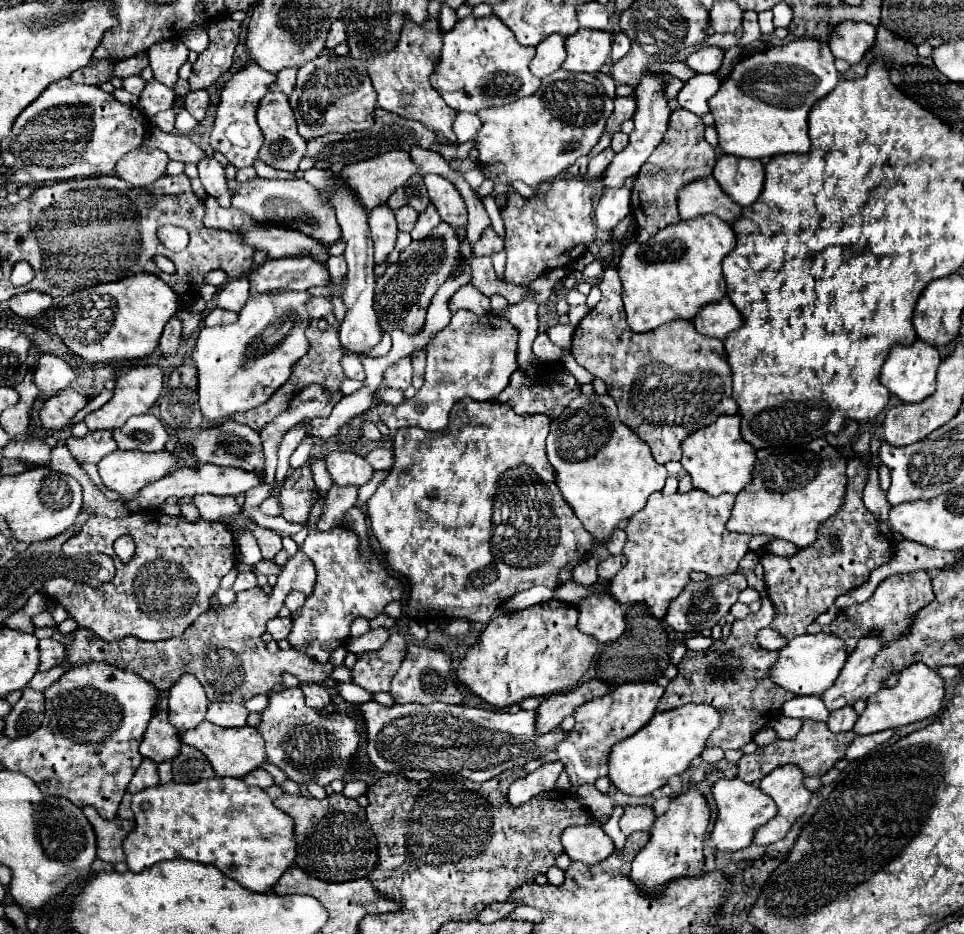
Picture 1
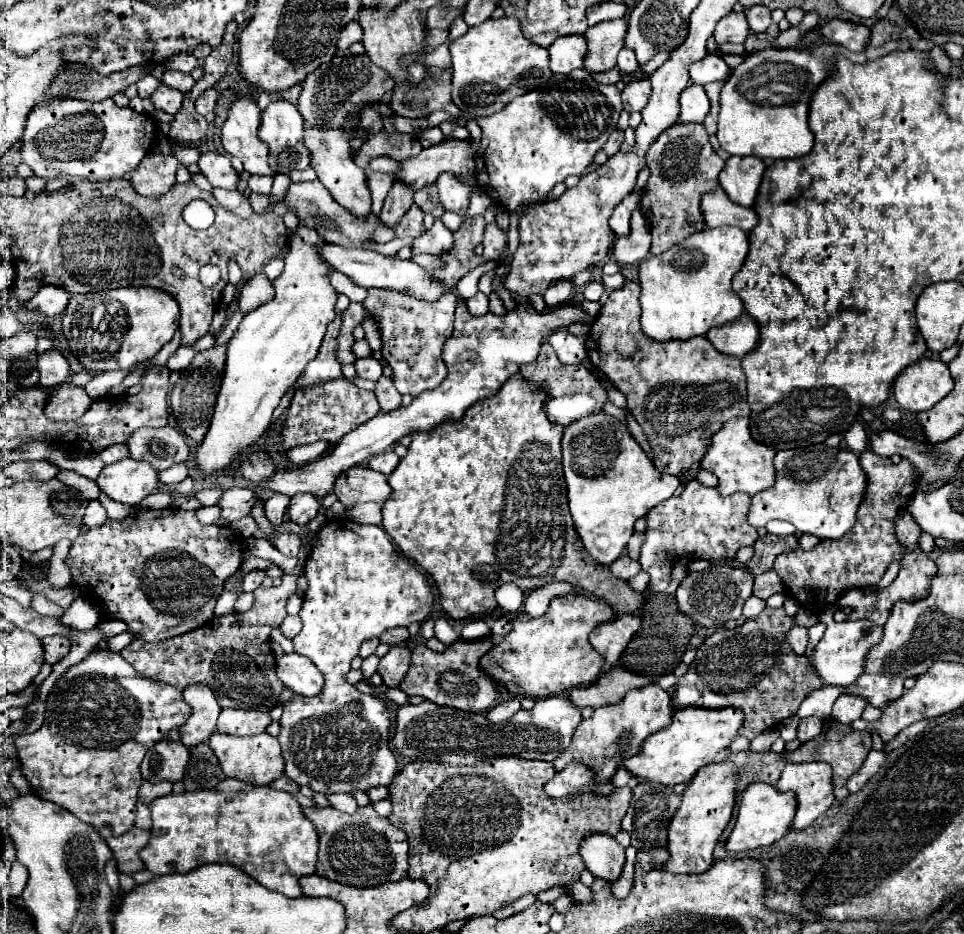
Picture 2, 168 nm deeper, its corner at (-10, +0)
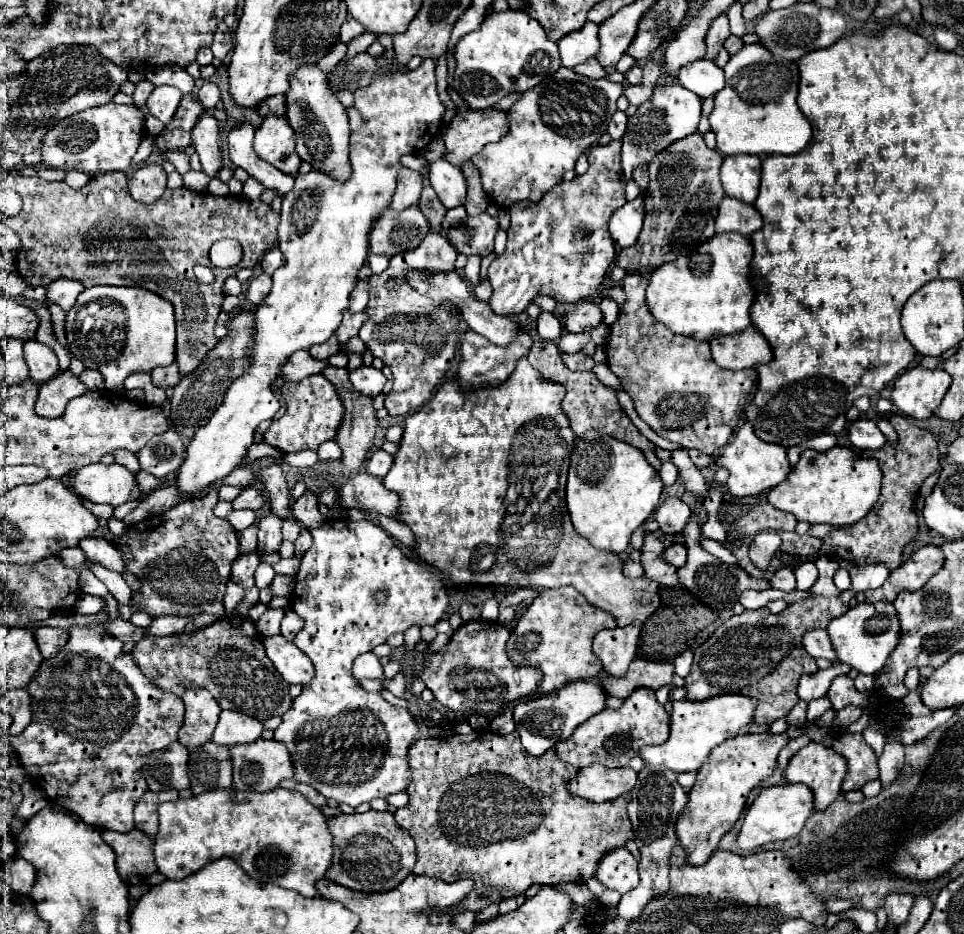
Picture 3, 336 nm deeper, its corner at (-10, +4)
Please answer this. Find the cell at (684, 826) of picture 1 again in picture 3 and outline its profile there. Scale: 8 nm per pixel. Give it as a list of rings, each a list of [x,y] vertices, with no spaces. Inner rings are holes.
[[[741,734],[727,738],[719,748],[711,750],[707,762],[699,768],[697,780],[689,790],[689,802],[677,820],[677,838],[689,852],[689,864],[703,864],[717,850],[719,840],[735,826],[747,804],[749,792],[769,778],[775,770],[775,758],[781,748],[789,742],[783,734]]]

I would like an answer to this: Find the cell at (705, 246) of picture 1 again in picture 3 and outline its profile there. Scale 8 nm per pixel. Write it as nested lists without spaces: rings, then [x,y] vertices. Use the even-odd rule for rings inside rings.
[[[737,232],[715,236],[701,244],[701,250],[679,256],[675,262],[667,262],[653,272],[647,288],[647,306],[655,320],[699,342],[743,332],[751,326],[749,308],[755,300],[749,274],[751,258],[753,244],[747,236]]]

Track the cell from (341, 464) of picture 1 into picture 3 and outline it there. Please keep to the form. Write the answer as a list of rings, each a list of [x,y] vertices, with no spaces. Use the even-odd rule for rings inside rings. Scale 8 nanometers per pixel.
[[[359,472],[345,482],[339,502],[345,510],[357,508],[393,520],[399,512],[399,494],[387,490],[379,478],[367,472]]]

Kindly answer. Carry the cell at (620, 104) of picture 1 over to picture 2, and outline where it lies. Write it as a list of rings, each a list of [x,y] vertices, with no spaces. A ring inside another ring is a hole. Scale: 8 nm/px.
[[[635,80],[629,82],[621,94],[623,94],[623,108],[627,112],[641,112],[649,100],[651,84],[649,80]]]

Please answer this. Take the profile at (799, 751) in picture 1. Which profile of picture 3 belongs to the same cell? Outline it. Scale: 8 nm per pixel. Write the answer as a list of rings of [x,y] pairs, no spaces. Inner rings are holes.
[[[847,730],[837,732],[837,738],[831,746],[835,752],[841,752],[847,758],[849,770],[843,780],[843,792],[861,790],[867,782],[879,778],[877,756],[869,744],[865,744],[861,734],[851,734]]]

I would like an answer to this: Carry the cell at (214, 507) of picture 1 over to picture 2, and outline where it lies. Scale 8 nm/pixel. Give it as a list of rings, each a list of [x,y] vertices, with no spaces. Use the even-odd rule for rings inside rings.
[[[231,488],[231,490],[223,492],[217,506],[221,508],[223,522],[233,524],[233,522],[245,518],[251,512],[255,502],[257,502],[257,494],[253,490],[249,490],[249,488]]]

